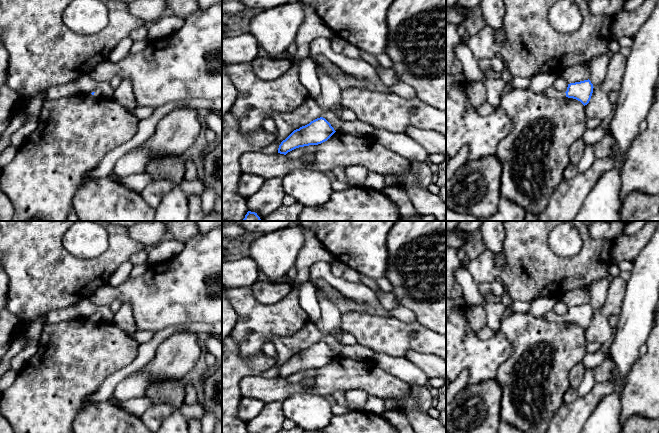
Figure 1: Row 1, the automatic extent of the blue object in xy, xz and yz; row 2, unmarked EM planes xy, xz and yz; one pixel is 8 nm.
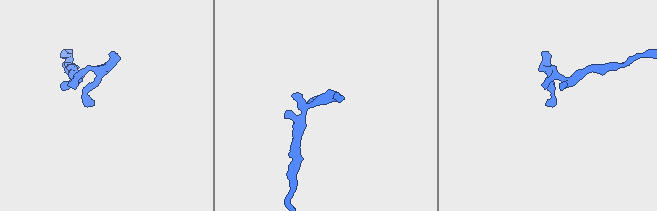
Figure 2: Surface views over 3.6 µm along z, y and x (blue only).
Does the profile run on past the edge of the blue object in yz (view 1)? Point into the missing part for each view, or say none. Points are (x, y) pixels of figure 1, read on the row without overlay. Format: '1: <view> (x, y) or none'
1: yz (550, 316)

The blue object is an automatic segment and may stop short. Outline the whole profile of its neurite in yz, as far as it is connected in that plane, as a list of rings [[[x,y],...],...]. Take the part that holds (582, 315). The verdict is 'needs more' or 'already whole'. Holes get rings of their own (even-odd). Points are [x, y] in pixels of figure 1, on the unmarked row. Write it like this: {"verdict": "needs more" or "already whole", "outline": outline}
{"verdict": "needs more", "outline": [[[588,303],[568,308],[566,316],[557,315],[551,310],[540,317],[544,317],[549,322],[573,322],[580,325],[585,330],[591,323],[593,312],[593,308]]]}

